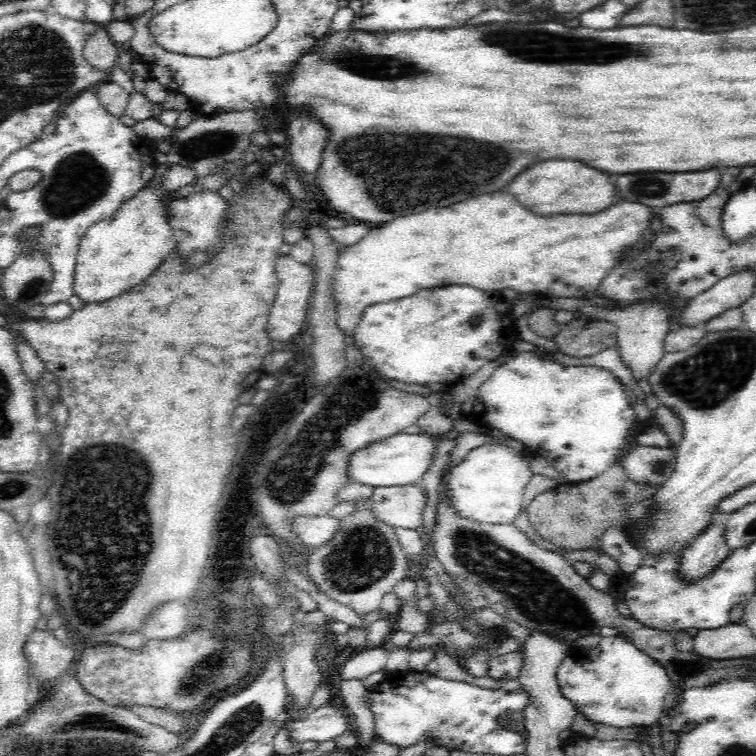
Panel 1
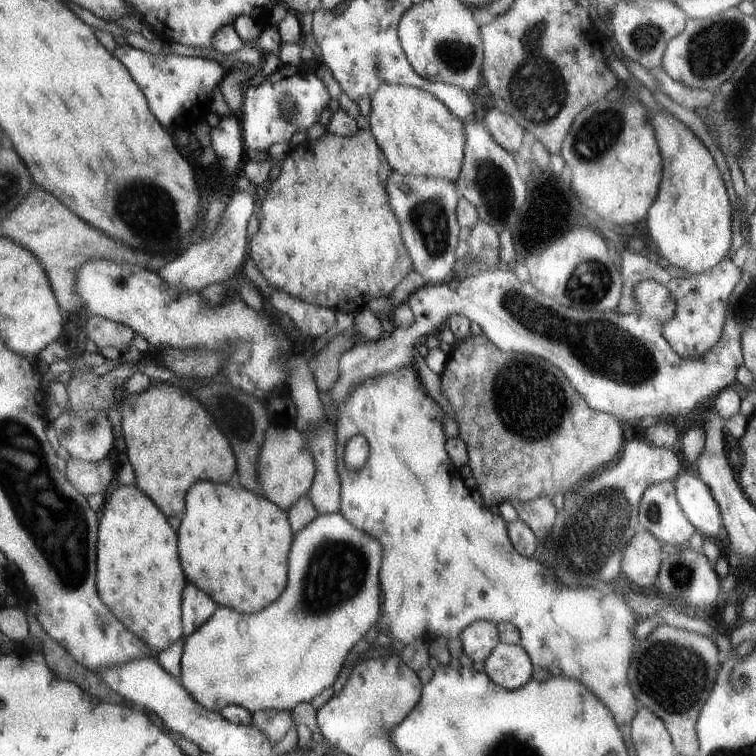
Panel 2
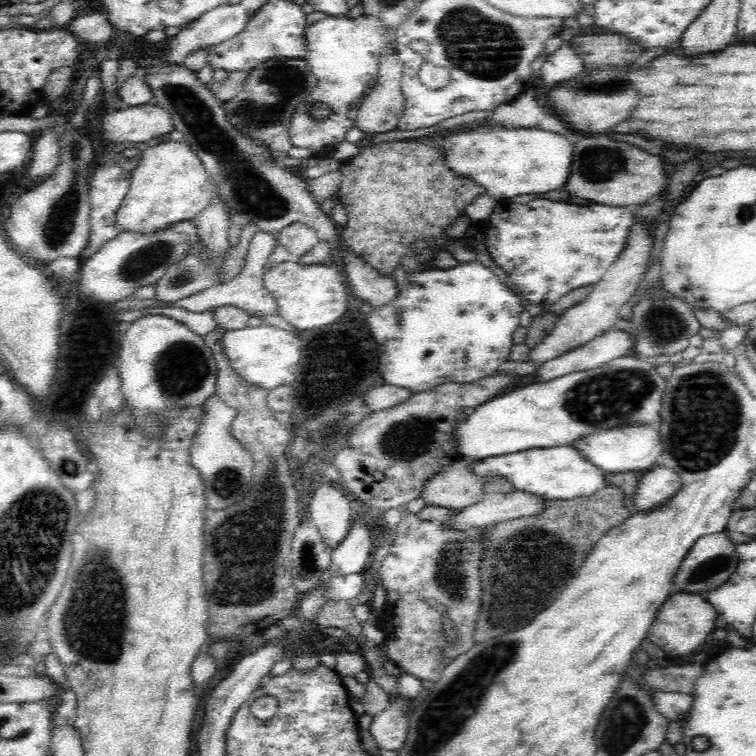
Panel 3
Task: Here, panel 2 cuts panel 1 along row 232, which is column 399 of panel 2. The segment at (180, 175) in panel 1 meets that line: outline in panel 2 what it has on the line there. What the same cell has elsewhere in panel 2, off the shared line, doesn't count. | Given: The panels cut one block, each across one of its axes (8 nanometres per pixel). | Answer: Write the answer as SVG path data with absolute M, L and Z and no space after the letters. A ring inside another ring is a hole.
M385 83L371 100L372 109L367 117L370 132L392 169L403 176L445 178L456 185L460 182L467 146L463 120L440 99L411 86Z

